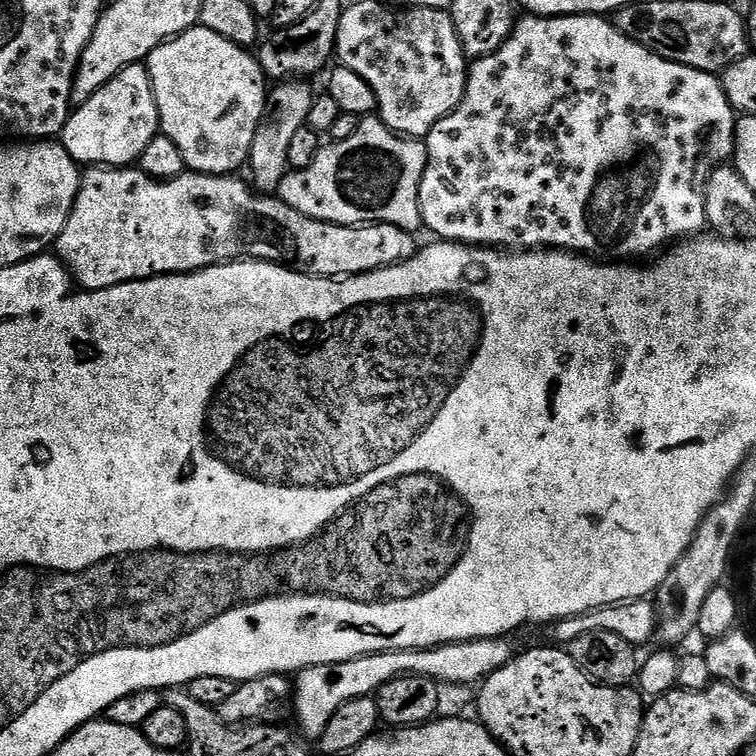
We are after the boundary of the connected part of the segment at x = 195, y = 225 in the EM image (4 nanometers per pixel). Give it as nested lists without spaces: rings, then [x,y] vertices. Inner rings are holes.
[[[92,166],[80,177],[80,189],[78,198],[74,202],[74,210],[57,238],[54,245],[55,255],[64,261],[73,281],[83,291],[97,292],[106,290],[110,286],[125,284],[131,280],[149,280],[152,276],[174,276],[177,272],[197,272],[203,268],[209,268],[212,264],[226,264],[233,260],[267,260],[270,264],[282,264],[294,272],[303,272],[305,276],[322,276],[325,278],[347,278],[349,276],[361,276],[364,272],[373,272],[379,268],[388,268],[392,264],[401,264],[416,255],[418,243],[416,236],[393,224],[331,224],[325,220],[315,220],[290,206],[285,200],[277,198],[272,194],[261,194],[253,190],[247,183],[235,180],[235,175],[211,176],[205,172],[193,172],[186,170],[181,176],[173,180],[155,180],[136,166],[125,166],[123,168],[110,168],[107,166]]]

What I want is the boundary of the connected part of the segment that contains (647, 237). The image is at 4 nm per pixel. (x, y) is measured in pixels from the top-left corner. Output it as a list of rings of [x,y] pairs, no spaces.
[[[524,14],[517,19],[510,38],[502,42],[497,52],[469,63],[464,101],[450,115],[437,122],[426,137],[428,165],[420,183],[420,219],[423,227],[428,227],[436,235],[433,237],[454,244],[499,246],[504,250],[555,248],[587,254],[592,258],[607,258],[612,262],[648,258],[659,253],[669,242],[679,242],[705,231],[700,155],[709,148],[720,159],[717,161],[727,161],[724,159],[727,156],[729,159],[734,152],[732,139],[737,119],[737,113],[723,93],[721,81],[713,73],[658,58],[658,54],[646,50],[646,46],[626,38],[626,34],[616,29],[615,23],[603,15]]]

